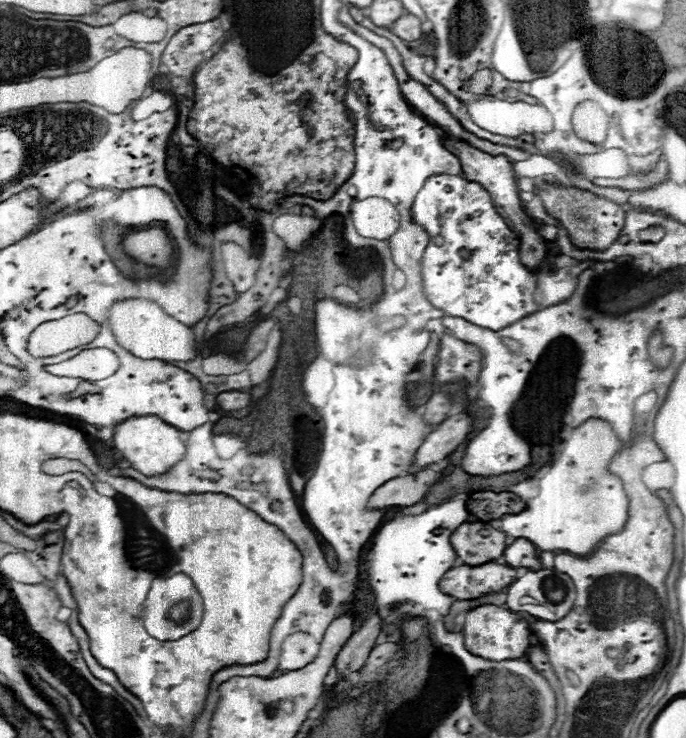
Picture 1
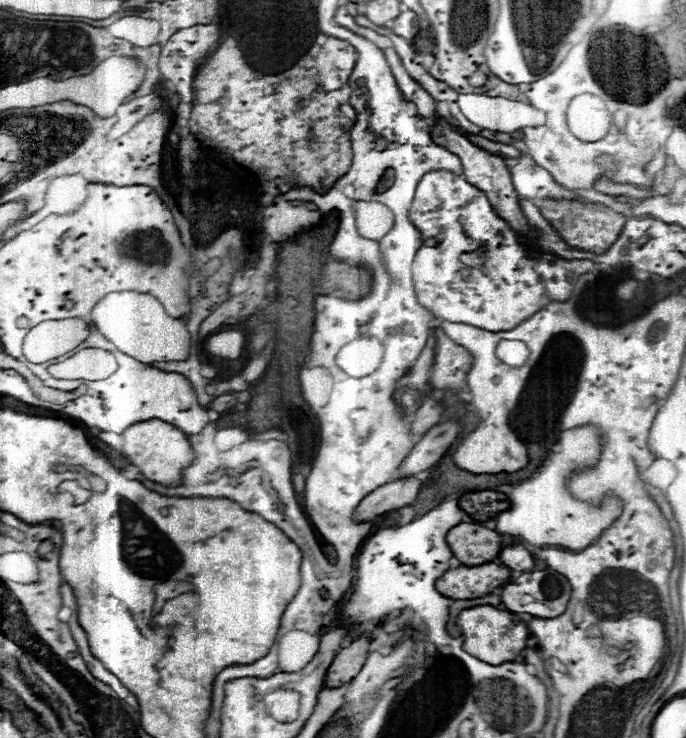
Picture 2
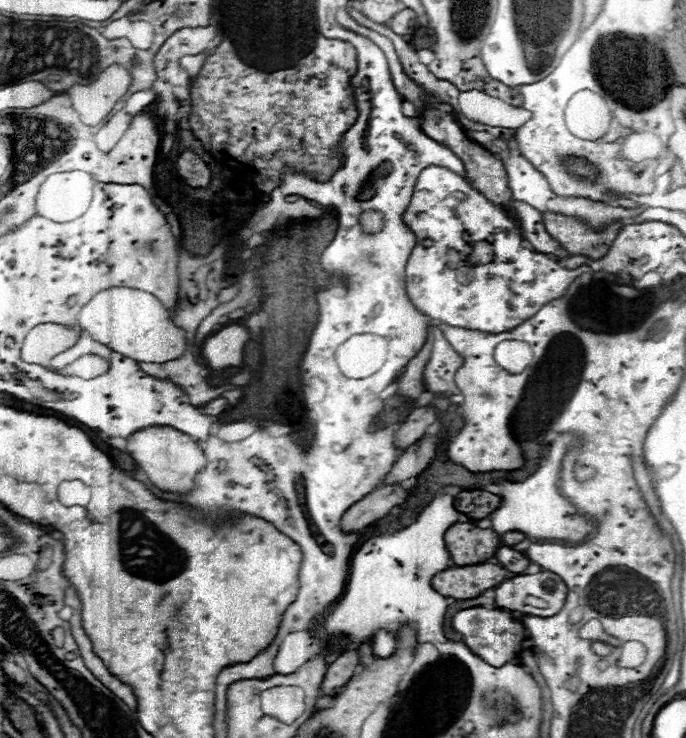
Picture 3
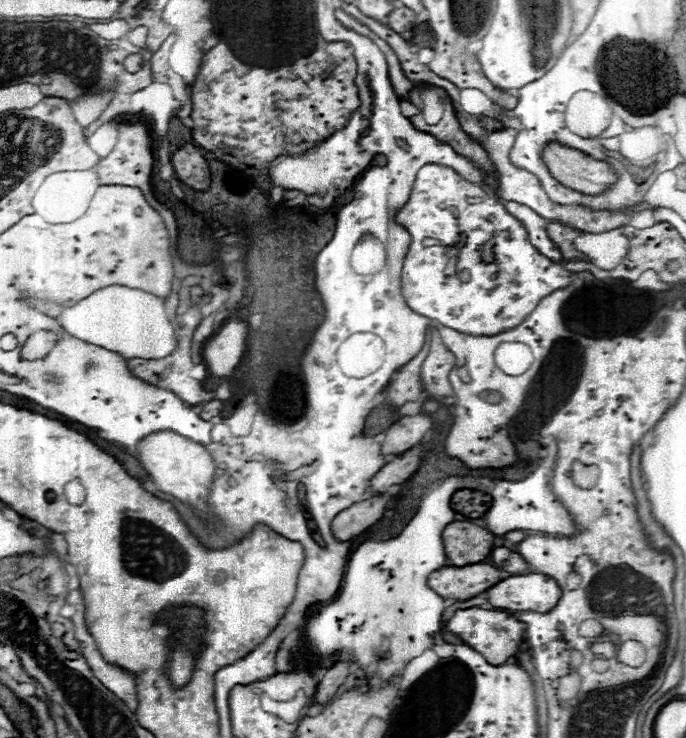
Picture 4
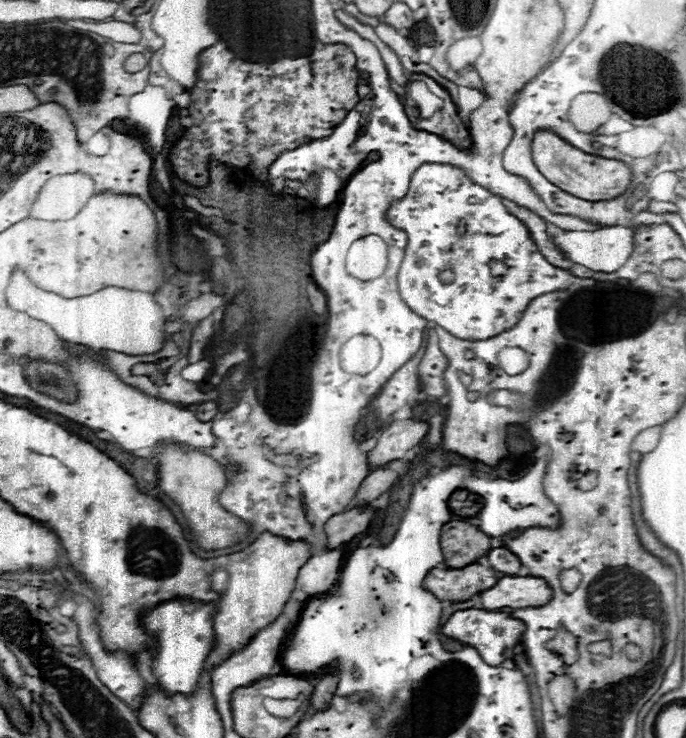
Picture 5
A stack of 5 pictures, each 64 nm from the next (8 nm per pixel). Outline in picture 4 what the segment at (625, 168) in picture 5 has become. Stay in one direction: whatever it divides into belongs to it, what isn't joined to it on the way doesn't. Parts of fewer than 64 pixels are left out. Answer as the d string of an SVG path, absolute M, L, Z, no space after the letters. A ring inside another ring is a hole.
M558 142L544 146L542 162L562 186L590 196L606 192L618 180L614 168L608 162L596 160Z

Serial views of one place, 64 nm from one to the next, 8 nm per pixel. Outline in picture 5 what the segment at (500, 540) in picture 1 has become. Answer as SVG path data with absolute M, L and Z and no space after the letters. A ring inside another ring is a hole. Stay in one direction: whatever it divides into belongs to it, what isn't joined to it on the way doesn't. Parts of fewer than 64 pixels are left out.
M452 520L442 526L440 548L444 554L444 566L464 568L488 554L490 536L464 520Z

